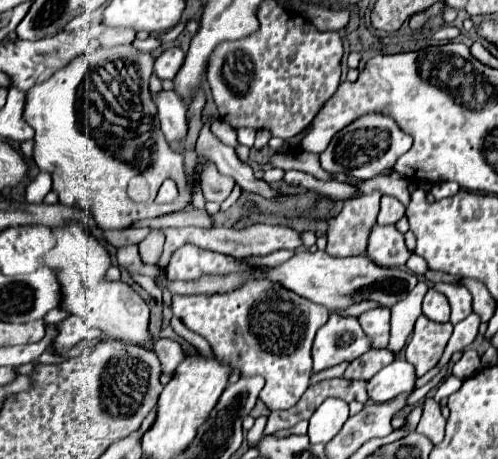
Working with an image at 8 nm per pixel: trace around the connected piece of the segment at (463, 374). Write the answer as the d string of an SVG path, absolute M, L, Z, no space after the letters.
M468 350L463 353L461 359L454 364L452 374L460 379L468 379L482 369L481 357L474 350Z

